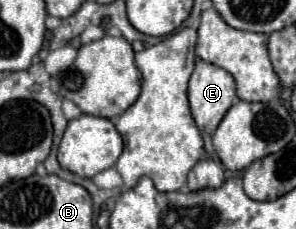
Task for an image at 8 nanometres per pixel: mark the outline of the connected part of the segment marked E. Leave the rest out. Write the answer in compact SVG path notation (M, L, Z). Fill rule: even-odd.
M197 59L195 71L189 79L189 103L197 127L203 133L213 133L233 101L233 77L225 69Z

